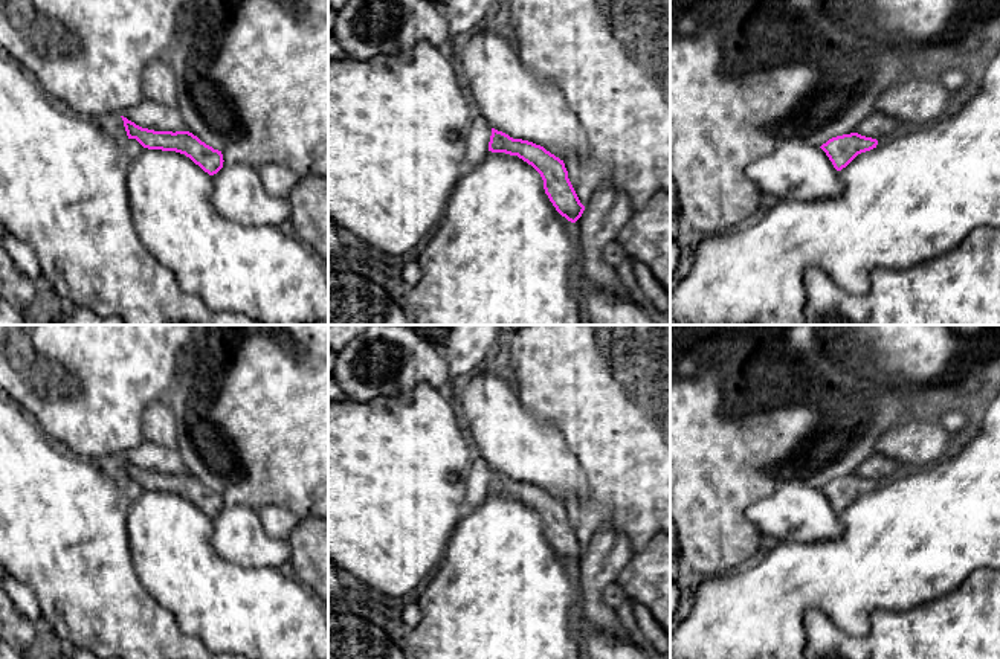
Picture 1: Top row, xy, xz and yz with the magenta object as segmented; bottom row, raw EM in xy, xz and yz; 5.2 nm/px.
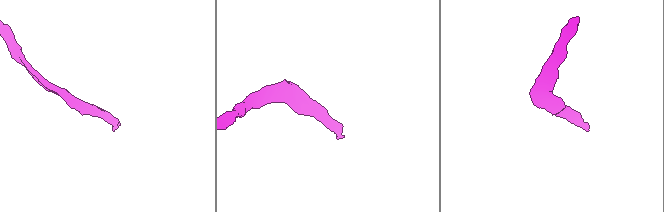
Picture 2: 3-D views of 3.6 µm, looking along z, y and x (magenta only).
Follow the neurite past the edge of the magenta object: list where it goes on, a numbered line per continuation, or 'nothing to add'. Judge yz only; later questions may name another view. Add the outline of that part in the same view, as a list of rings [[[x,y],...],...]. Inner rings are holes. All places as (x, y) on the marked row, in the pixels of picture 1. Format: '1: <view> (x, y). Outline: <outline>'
nothing to add

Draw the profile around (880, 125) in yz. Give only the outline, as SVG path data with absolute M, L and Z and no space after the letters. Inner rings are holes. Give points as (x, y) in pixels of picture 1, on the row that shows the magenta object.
M875 111L858 125L856 133L881 142L898 134L902 128L899 121L882 111Z

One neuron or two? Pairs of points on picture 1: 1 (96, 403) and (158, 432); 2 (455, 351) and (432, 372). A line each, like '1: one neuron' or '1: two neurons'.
1: two neurons
2: two neurons

